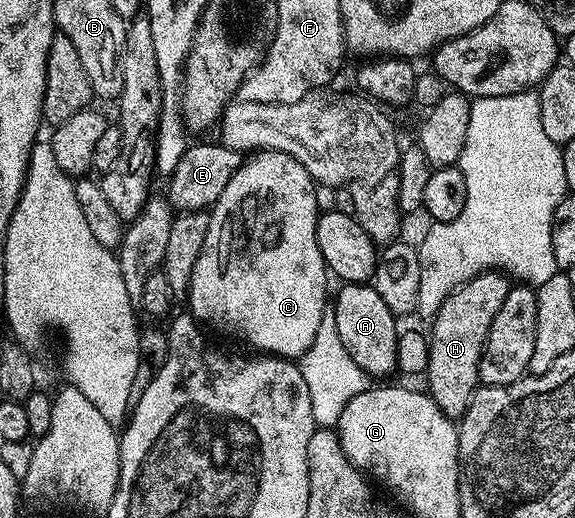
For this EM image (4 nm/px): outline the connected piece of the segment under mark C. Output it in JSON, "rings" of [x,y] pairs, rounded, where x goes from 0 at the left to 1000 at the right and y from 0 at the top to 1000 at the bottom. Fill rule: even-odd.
{"rings":[[[449,290],[421,313],[416,328],[402,342],[402,349],[395,349],[395,365],[388,365],[388,373],[363,407],[363,459],[353,465],[346,504],[339,504],[339,519],[332,527],[332,550],[325,564],[330,593],[327,598],[344,624],[358,633],[372,631],[377,639],[393,639],[398,647],[414,647],[416,653],[426,654],[430,668],[442,670],[438,674],[442,680],[480,685],[511,697],[522,695],[541,666],[541,658],[548,658],[548,643],[555,643],[555,620],[569,597],[569,585],[565,585],[569,517],[551,463],[555,398],[551,400],[550,367],[553,369],[553,363],[548,359],[544,344],[534,334],[534,326],[527,326],[527,319],[520,319],[520,311],[513,311],[513,303],[490,292]]]}

